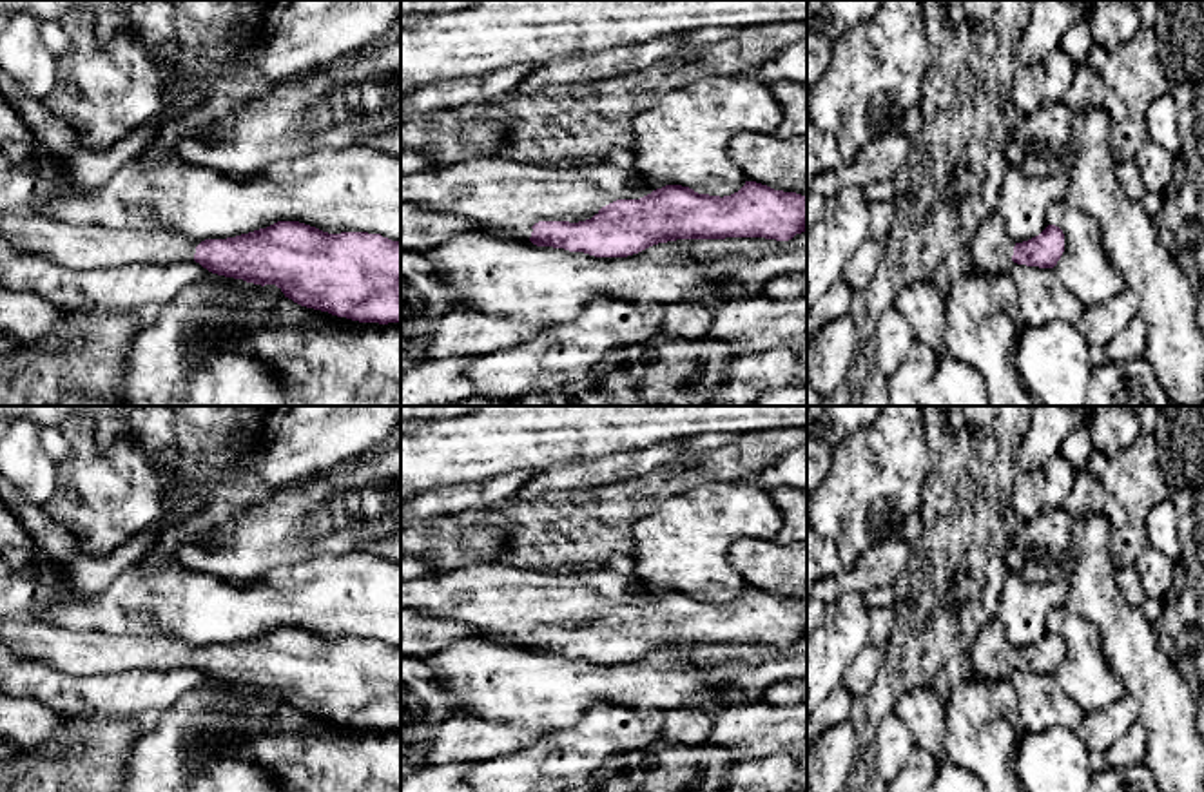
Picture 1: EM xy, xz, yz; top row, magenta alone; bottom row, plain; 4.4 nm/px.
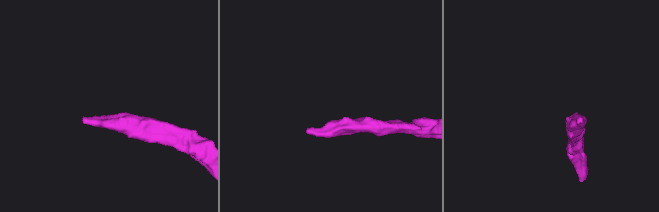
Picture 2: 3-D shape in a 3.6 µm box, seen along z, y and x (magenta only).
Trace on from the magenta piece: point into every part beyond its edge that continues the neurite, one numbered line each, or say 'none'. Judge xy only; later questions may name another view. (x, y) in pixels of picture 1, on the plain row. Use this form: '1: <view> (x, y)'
1: xy (26, 629)

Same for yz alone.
1: yz (992, 653)

